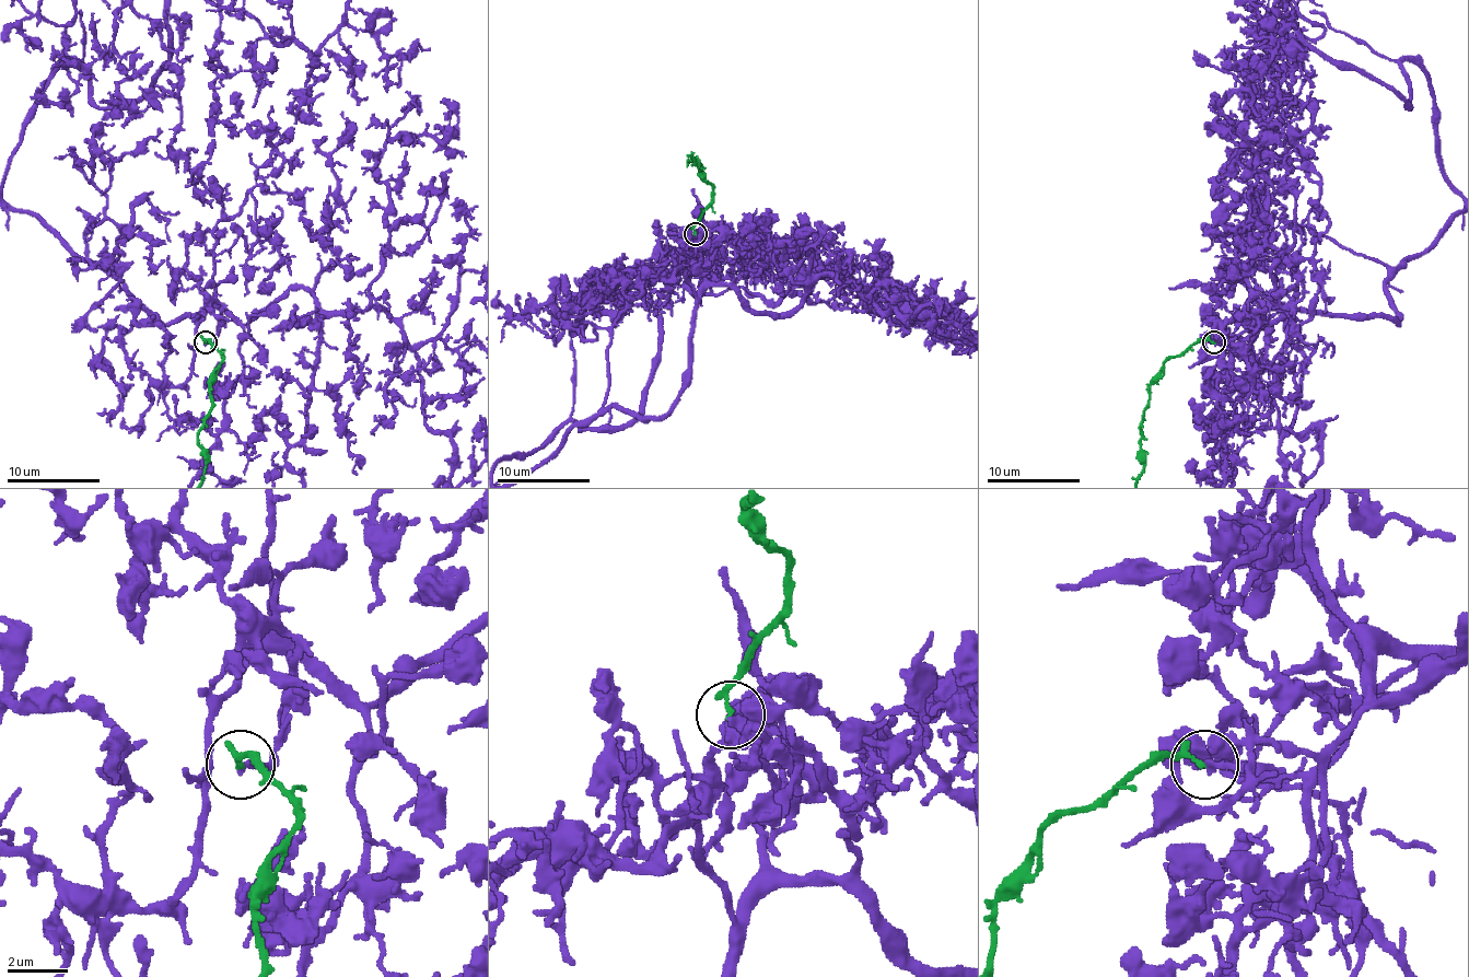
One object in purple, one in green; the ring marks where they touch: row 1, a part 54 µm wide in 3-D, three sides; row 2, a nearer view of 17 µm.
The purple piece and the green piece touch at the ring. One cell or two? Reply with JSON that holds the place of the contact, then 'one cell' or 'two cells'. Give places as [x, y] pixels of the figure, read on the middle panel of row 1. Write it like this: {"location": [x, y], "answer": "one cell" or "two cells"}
{"location": [695, 233], "answer": "two cells"}

